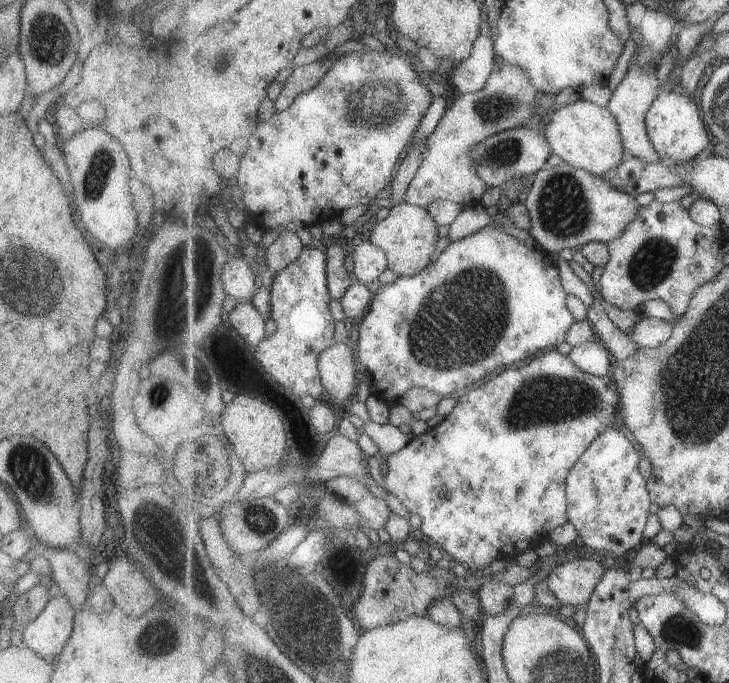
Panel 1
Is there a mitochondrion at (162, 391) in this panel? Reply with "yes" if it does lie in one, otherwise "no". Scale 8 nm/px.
yes

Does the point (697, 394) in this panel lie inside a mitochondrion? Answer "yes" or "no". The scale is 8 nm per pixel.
yes

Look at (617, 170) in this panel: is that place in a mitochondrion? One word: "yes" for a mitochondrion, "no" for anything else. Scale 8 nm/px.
no

